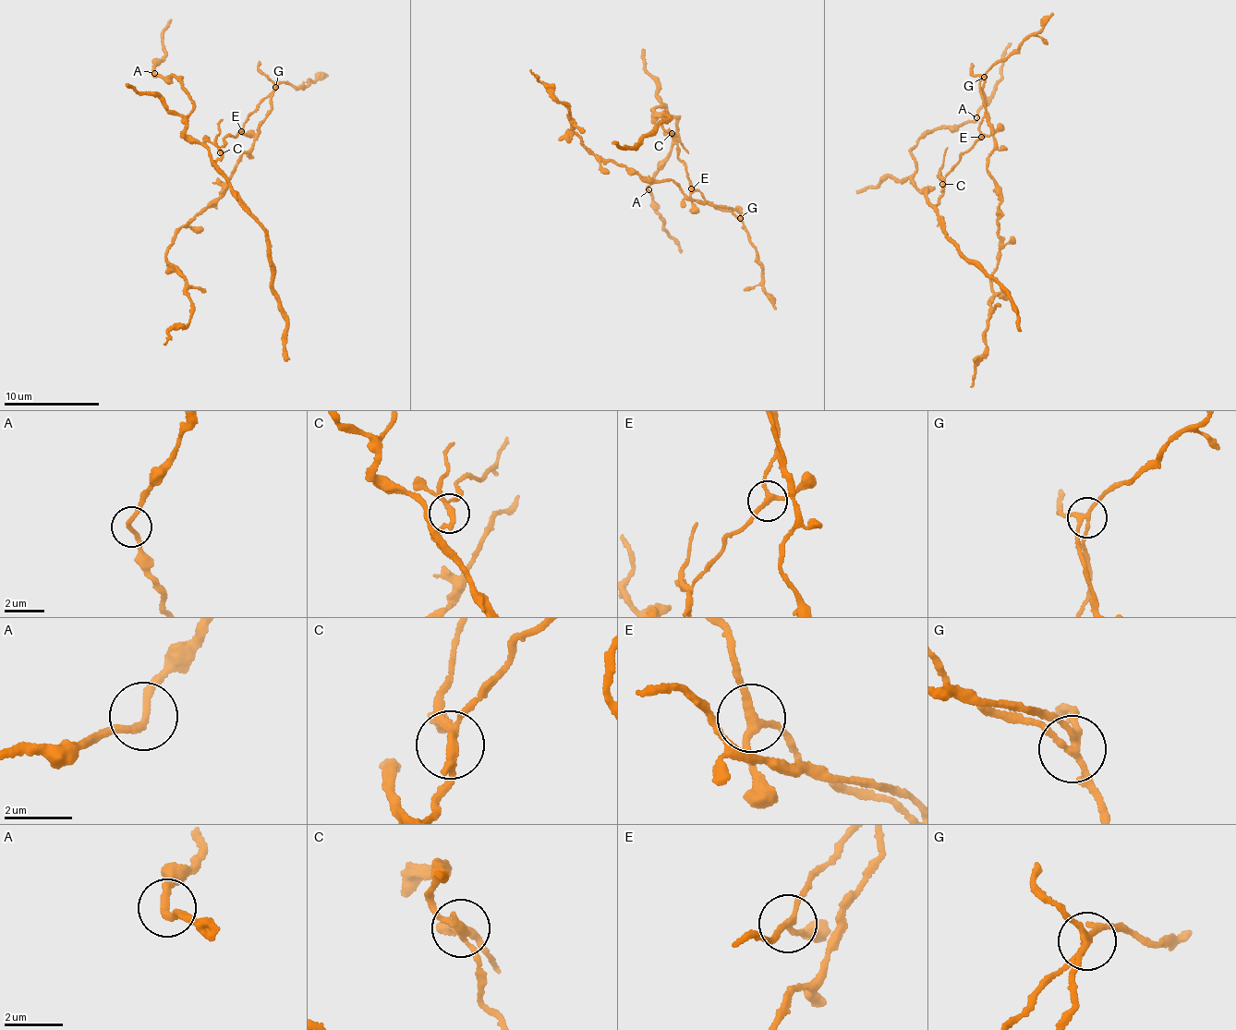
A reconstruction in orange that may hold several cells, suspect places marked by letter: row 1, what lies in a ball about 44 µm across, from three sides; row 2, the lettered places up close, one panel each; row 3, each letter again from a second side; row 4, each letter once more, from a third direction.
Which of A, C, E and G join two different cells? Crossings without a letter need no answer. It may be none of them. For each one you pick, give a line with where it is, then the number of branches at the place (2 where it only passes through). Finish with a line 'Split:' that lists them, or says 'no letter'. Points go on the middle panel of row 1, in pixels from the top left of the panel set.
C: (672, 133) | 3
G: (740, 218) | 3
Split: C, G

